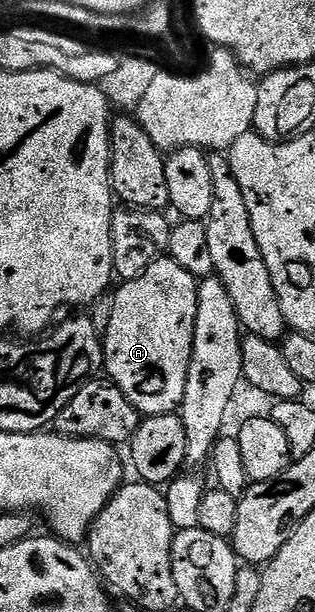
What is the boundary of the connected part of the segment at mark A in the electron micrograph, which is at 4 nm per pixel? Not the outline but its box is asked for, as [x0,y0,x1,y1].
[103,254,198,417]

